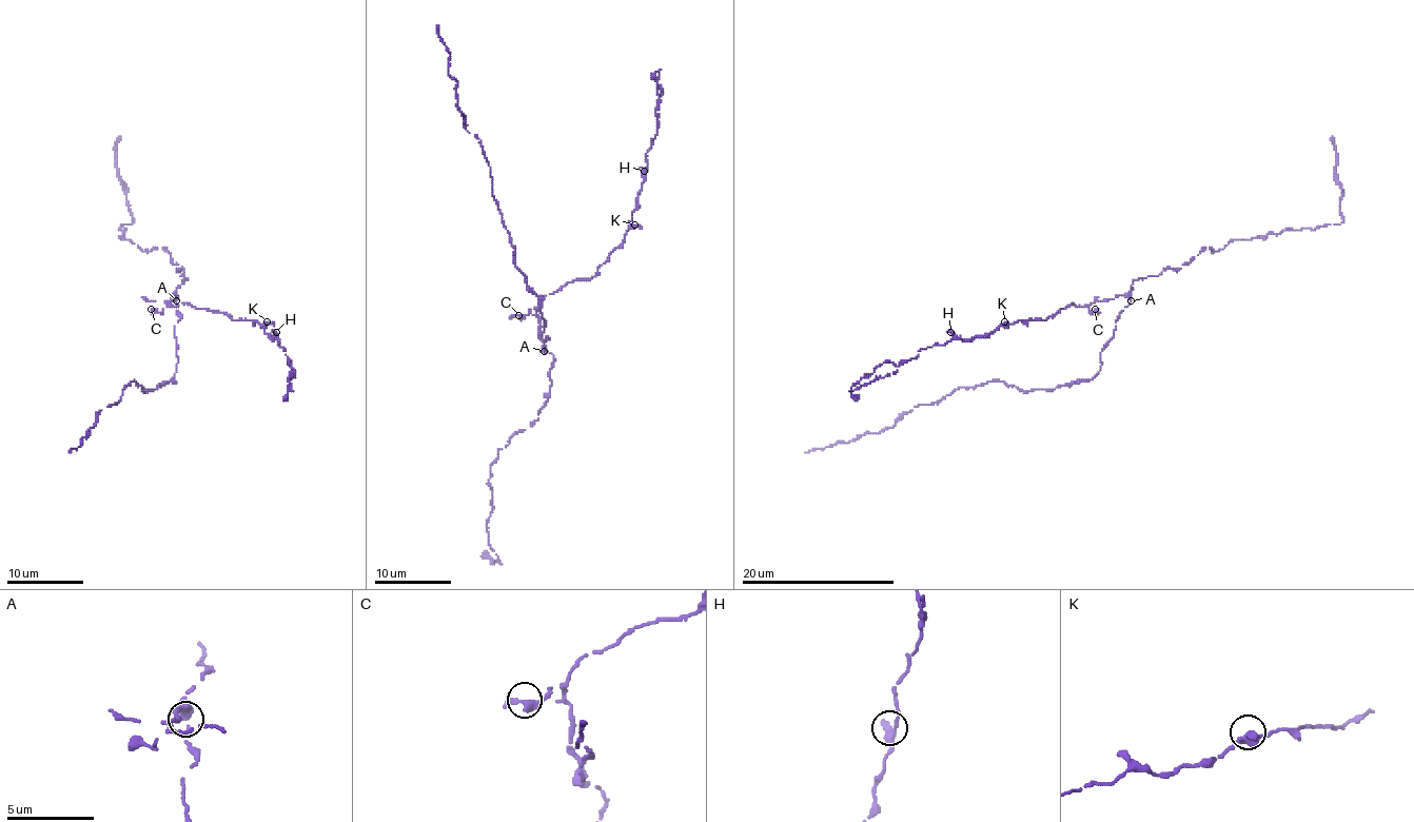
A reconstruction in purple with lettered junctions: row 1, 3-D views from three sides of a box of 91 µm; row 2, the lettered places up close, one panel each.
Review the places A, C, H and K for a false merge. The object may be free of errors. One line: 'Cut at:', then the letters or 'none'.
Cut at: A

